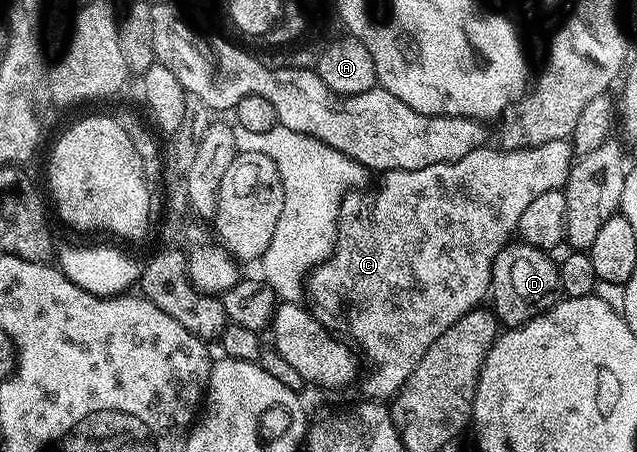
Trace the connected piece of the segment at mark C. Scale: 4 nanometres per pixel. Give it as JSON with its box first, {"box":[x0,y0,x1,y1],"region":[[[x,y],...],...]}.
{"box":[304,140,576,403],"region":[[[569,140],[540,143],[536,147],[527,149],[488,148],[478,148],[465,155],[464,158],[456,159],[455,162],[436,163],[432,167],[420,167],[416,171],[393,169],[391,173],[381,174],[382,182],[379,183],[378,190],[374,193],[374,202],[370,205],[370,221],[366,221],[366,205],[364,202],[358,201],[357,192],[351,191],[342,198],[338,216],[338,240],[334,242],[334,251],[330,254],[329,259],[311,269],[304,286],[304,293],[308,298],[308,308],[316,320],[335,335],[347,333],[351,337],[349,340],[357,346],[360,353],[360,348],[362,348],[361,356],[363,358],[366,356],[370,360],[370,374],[366,378],[364,378],[365,376],[361,378],[361,381],[363,380],[361,396],[363,398],[373,399],[379,403],[386,403],[393,399],[404,387],[408,375],[412,375],[412,371],[416,371],[416,363],[420,363],[420,359],[424,359],[424,351],[428,351],[428,347],[432,347],[432,343],[436,343],[436,339],[440,339],[440,335],[444,335],[444,331],[448,331],[448,327],[452,327],[452,323],[456,323],[456,319],[460,319],[460,315],[479,308],[487,300],[488,294],[491,292],[494,260],[502,246],[515,236],[520,223],[520,215],[524,215],[525,209],[532,204],[532,199],[536,199],[536,195],[544,195],[548,191],[562,189],[565,186],[570,174],[570,166],[576,157]]]}

